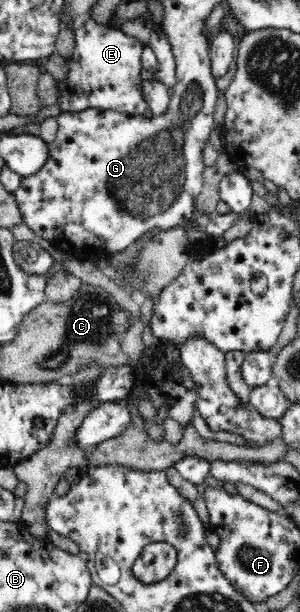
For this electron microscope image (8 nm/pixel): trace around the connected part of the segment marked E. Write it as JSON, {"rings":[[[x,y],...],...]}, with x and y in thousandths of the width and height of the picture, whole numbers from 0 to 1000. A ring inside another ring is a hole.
{"rings":[[[290,28],[257,38],[250,60],[253,75],[227,98],[237,126],[220,137],[190,134],[203,180],[280,180],[307,175],[477,190],[497,170],[477,149],[487,131],[467,123],[477,109],[473,69],[413,54],[403,46],[387,47]]]}

